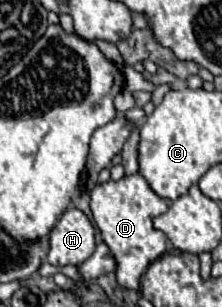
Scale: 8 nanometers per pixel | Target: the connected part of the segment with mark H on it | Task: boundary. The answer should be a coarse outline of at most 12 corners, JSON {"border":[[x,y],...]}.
{"border":[[68,208],[50,232],[46,260],[78,266],[94,252],[94,226]]}

